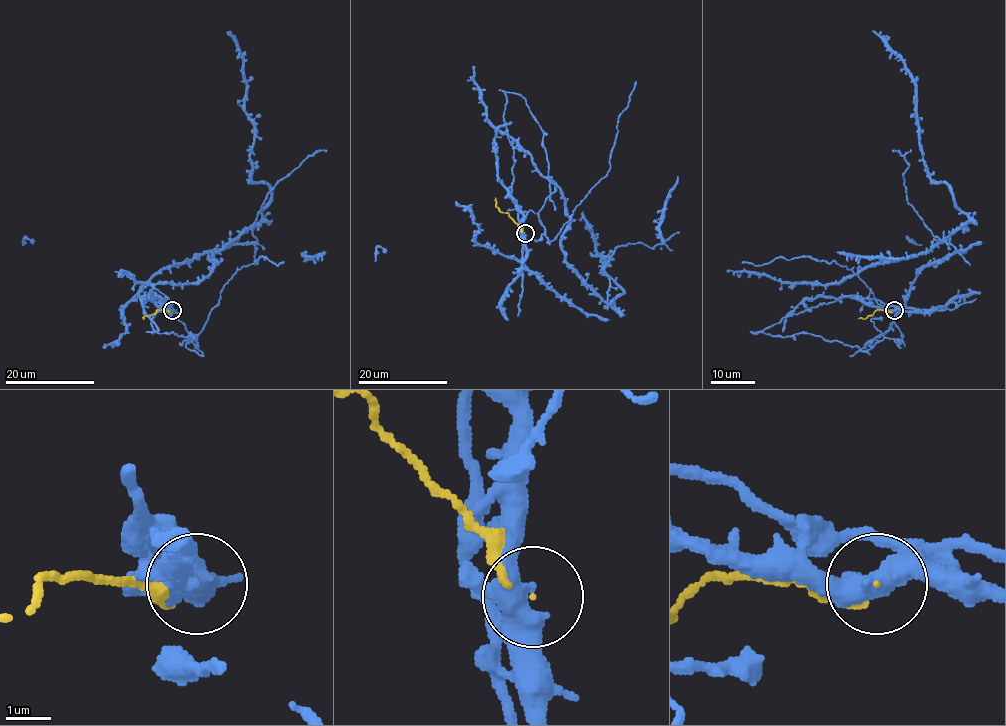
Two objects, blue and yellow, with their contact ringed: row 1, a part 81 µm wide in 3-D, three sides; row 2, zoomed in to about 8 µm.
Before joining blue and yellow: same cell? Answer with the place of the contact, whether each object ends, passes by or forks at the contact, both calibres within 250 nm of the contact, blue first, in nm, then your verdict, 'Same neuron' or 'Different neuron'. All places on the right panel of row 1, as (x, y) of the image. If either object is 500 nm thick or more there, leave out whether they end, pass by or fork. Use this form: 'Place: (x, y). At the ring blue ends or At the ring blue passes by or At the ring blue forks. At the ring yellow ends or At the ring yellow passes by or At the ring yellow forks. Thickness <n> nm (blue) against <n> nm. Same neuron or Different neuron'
Place: (894, 310). At the ring blue forks. At the ring yellow ends. Thickness 440 nm (blue) against 90 nm. Different neuron

